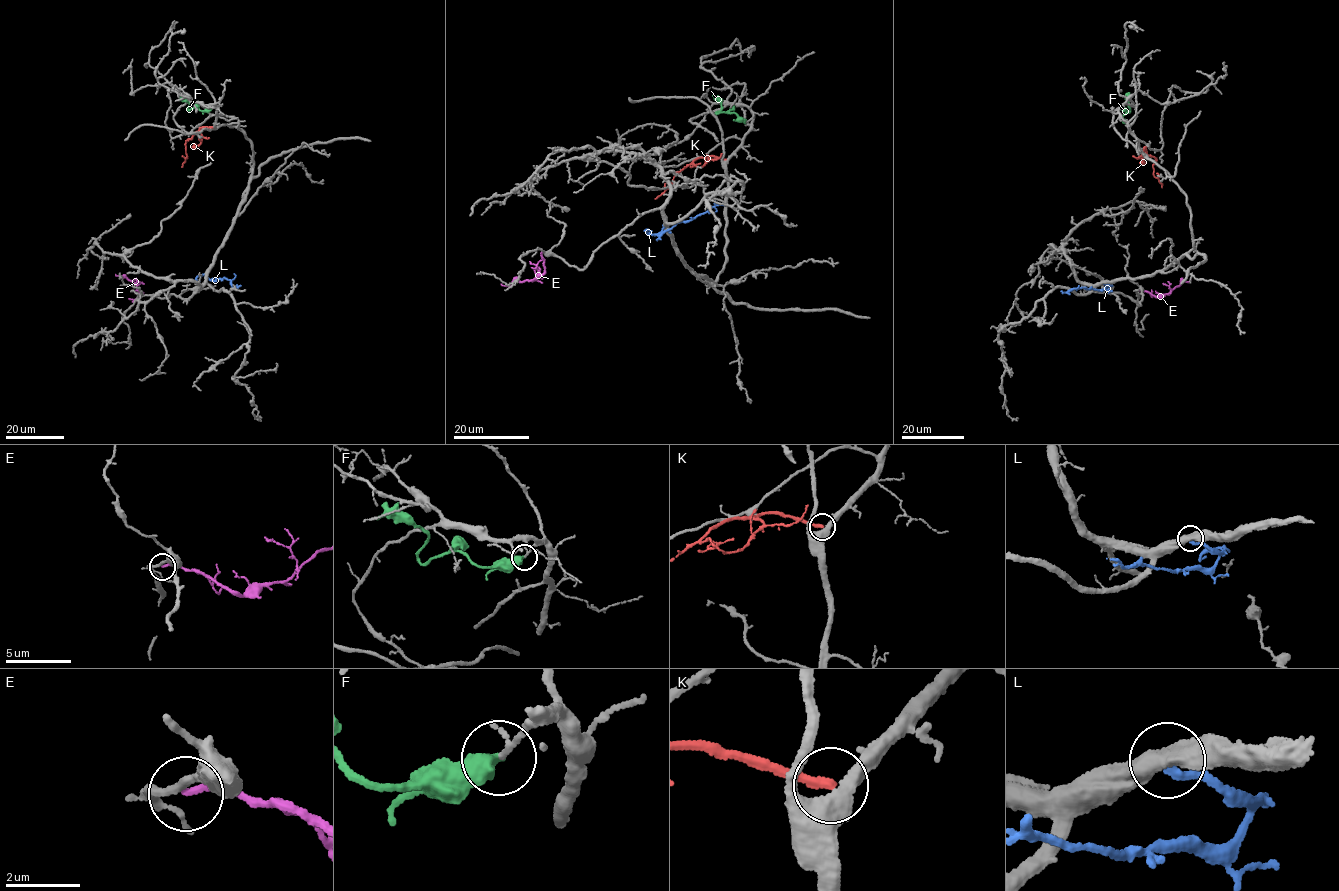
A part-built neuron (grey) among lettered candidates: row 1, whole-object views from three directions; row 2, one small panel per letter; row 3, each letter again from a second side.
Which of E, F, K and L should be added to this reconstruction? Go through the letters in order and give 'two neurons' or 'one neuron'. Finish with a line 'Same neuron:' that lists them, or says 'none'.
E: two neurons
F: two neurons
K: two neurons
L: two neurons
Same neuron: none

